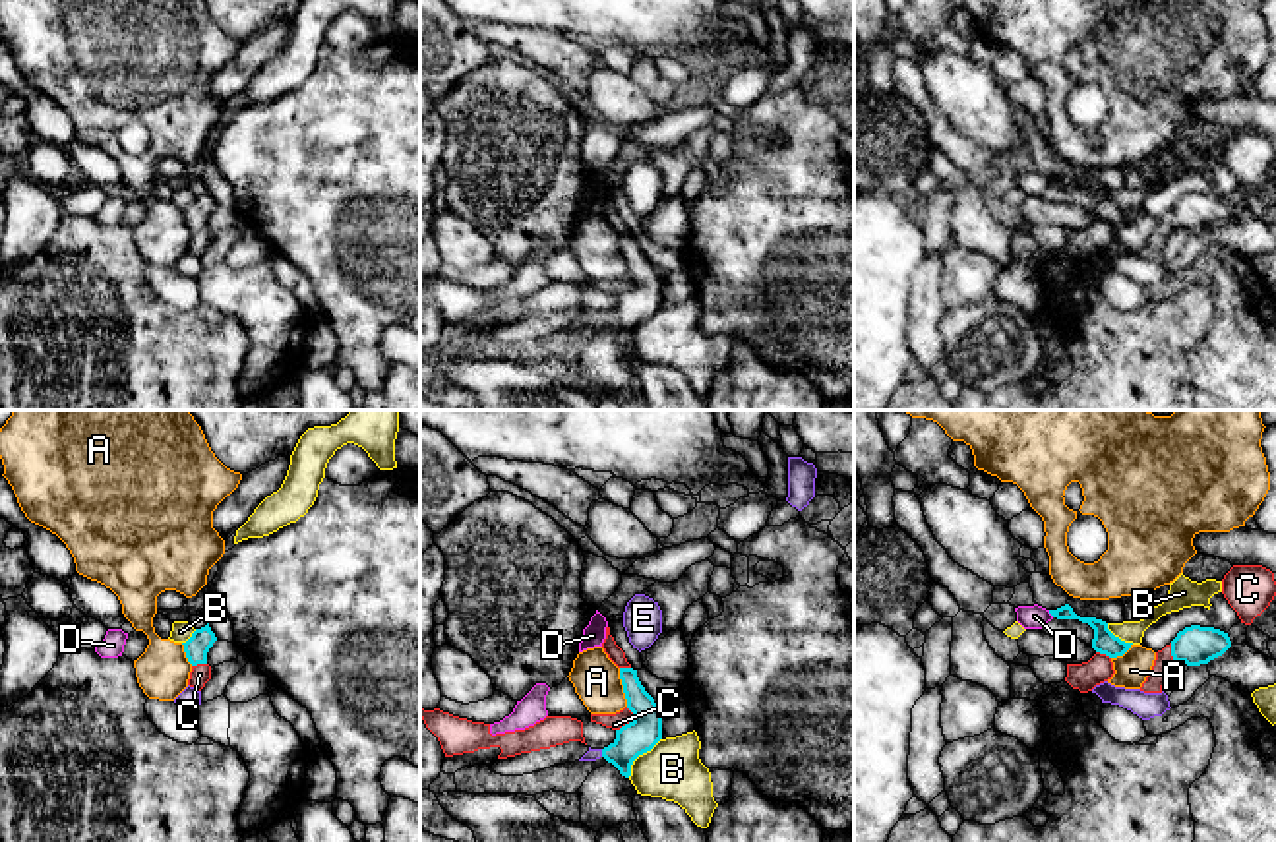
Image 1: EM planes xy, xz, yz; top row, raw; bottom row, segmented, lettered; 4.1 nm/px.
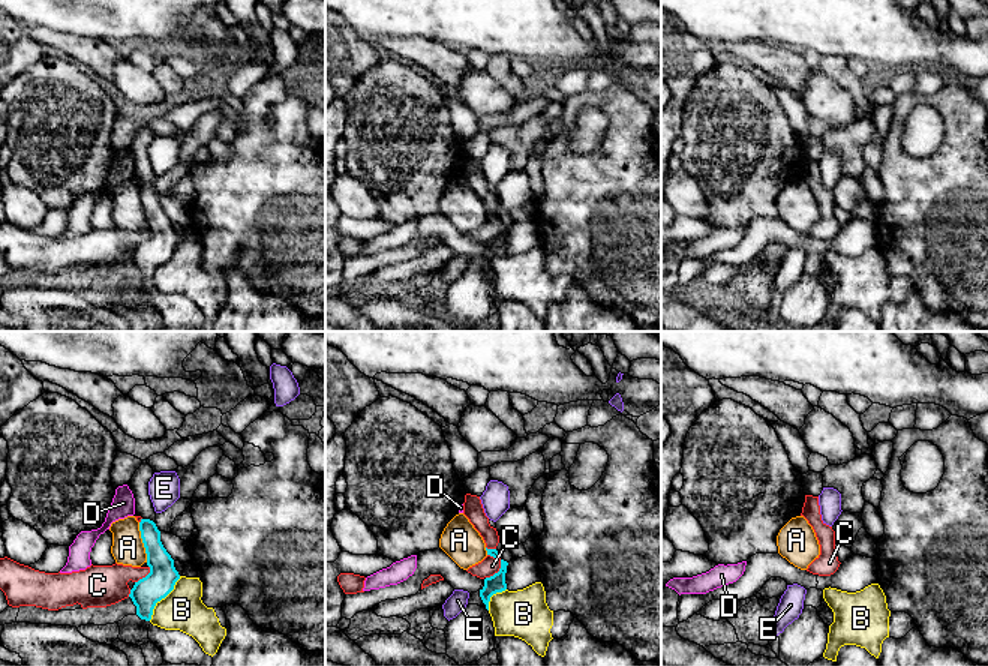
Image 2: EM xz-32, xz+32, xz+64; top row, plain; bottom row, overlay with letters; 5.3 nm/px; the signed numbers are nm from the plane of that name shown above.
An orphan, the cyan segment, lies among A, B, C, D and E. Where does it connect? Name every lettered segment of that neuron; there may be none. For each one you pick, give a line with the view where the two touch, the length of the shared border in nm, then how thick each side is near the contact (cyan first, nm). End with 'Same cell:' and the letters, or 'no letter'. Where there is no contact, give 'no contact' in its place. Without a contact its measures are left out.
Same cell: no letter

